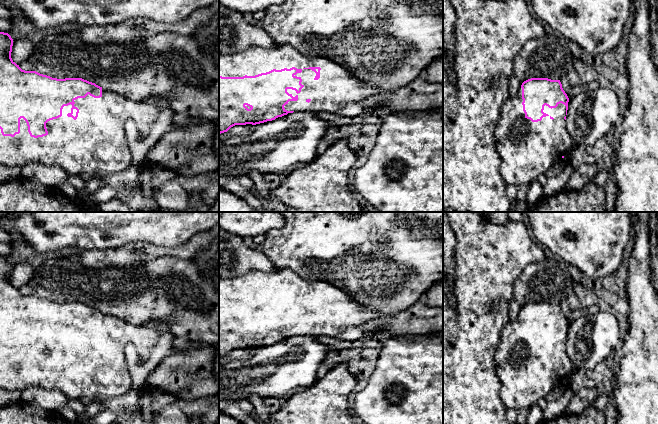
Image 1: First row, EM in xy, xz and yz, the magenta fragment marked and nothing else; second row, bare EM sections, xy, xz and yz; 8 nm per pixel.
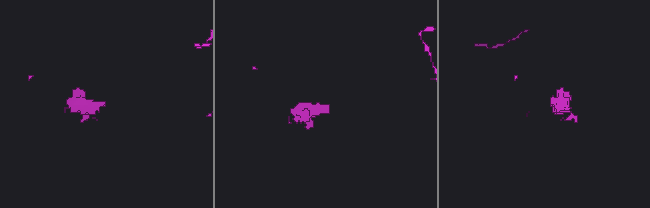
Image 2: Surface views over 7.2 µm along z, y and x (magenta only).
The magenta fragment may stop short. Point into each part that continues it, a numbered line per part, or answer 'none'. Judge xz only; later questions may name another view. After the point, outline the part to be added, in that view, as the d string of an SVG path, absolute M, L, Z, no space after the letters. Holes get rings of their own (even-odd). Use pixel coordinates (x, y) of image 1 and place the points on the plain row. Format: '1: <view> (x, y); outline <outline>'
1: xz (337, 315); outline M278 269L273 273L263 271L253 271L243 276L234 278L219 277L219 300L222 301L243 301L255 300L261 297L269 296L273 293L281 294L295 291L301 293L301 297L294 300L302 303L304 310L300 317L295 314L287 313L287 316L293 321L298 320L297 325L289 325L285 334L294 336L312 335L334 337L341 341L354 342L363 336L363 325L370 320L380 318L382 315L371 308L356 303L348 294L338 289L334 285L324 281L308 281L301 278L295 272L288 269ZM311 291L320 291L320 302L315 304L316 297Z

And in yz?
1: yz (527, 373); outline M522 312L513 321L508 321L501 333L496 351L496 373L501 383L500 399L507 409L530 408L541 398L550 394L552 389L571 373L572 363L566 352L566 330L562 327L556 332L544 330L547 338L541 345L532 346L525 341L522 329Z

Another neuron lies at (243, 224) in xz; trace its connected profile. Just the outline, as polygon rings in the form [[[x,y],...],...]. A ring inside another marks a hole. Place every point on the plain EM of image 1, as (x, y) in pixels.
[[[219,212],[219,227],[241,238],[266,235],[270,230],[283,228],[285,224],[285,219],[279,212]]]

